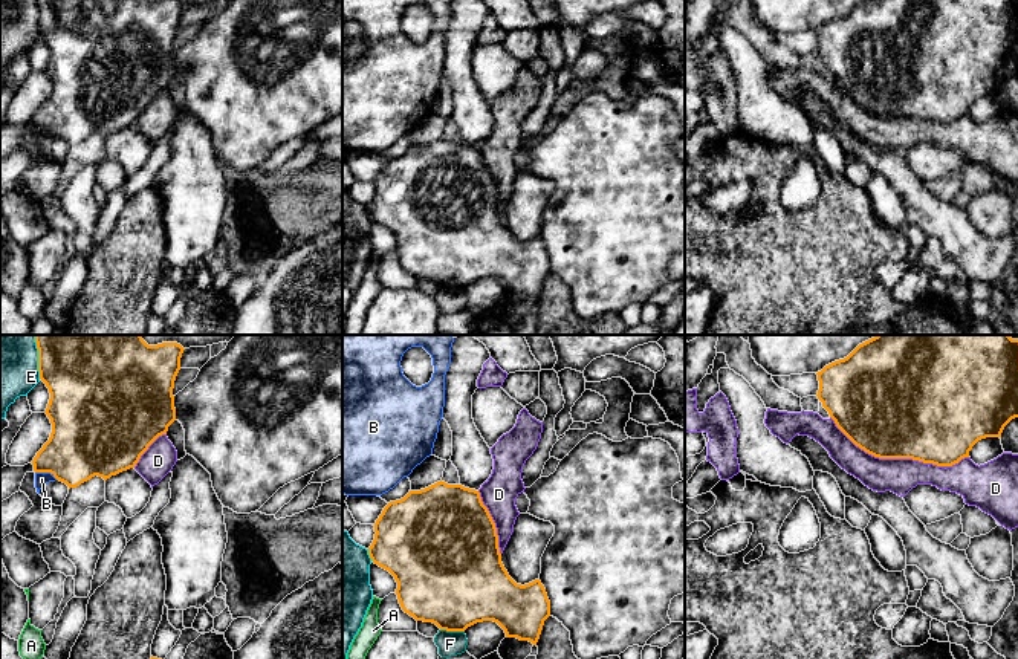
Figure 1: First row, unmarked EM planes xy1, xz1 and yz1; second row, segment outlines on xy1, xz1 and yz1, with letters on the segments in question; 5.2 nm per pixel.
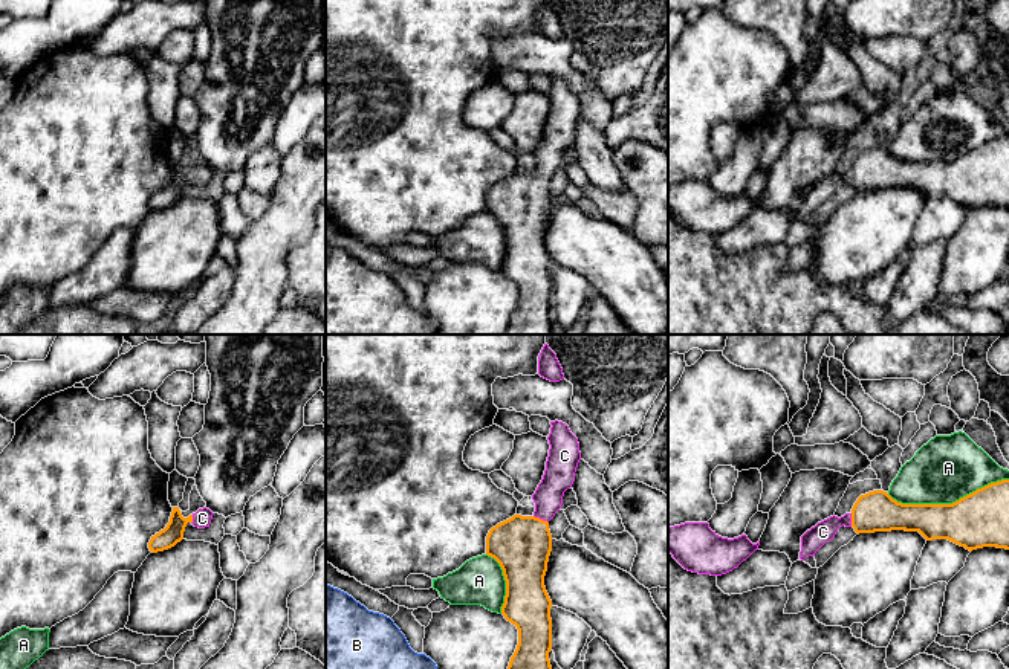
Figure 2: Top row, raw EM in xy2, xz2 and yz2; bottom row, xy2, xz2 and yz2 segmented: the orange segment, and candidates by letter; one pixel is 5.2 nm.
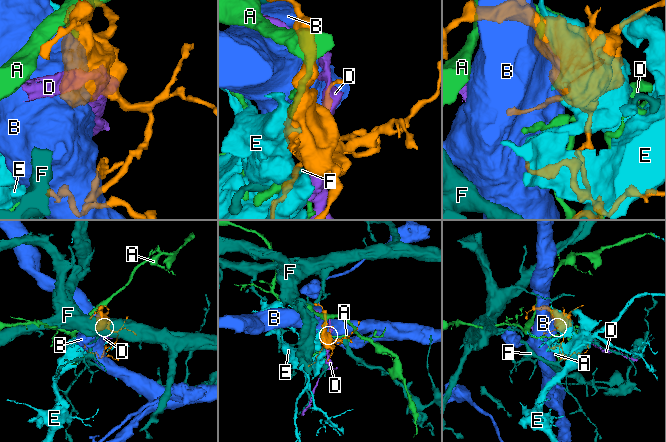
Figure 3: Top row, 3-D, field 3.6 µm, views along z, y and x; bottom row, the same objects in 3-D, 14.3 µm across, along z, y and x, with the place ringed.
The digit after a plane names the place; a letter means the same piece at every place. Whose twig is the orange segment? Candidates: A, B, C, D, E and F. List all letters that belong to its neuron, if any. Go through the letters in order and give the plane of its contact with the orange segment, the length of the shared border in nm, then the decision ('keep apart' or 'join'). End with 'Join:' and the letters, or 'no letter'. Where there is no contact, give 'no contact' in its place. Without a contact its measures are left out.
A: yz2 | 650 nm | keep apart
B: xy1 | 130 nm | keep apart
C: xz2 | 90 nm | join
D: yz1 | 750 nm | keep apart
E: xy1 | 190 nm | keep apart
F: xz1 | 130 nm | keep apart
Join: C

